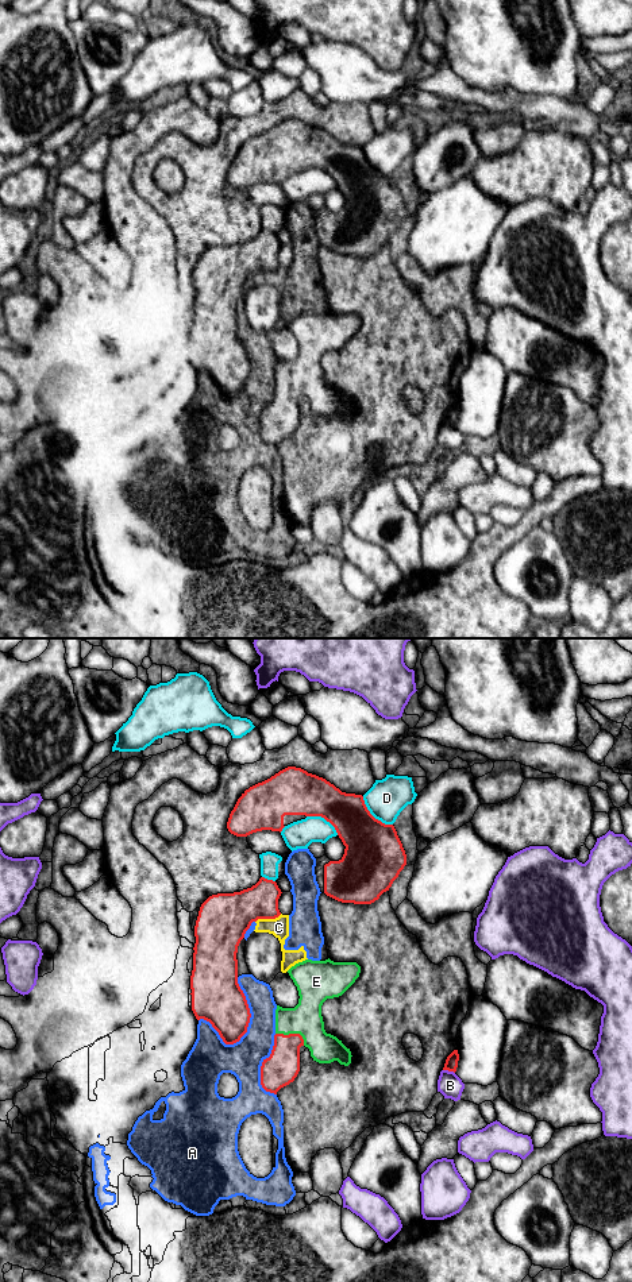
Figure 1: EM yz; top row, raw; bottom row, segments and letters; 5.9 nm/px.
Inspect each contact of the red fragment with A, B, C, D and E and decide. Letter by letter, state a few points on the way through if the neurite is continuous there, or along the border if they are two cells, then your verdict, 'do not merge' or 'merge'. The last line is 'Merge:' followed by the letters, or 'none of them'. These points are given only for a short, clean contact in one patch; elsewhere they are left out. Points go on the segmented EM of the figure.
A: do not merge
B: do not merge
C: do not merge
D: do not merge
E: merge
Merge: E

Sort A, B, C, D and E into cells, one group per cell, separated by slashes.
A C / B / D / E

